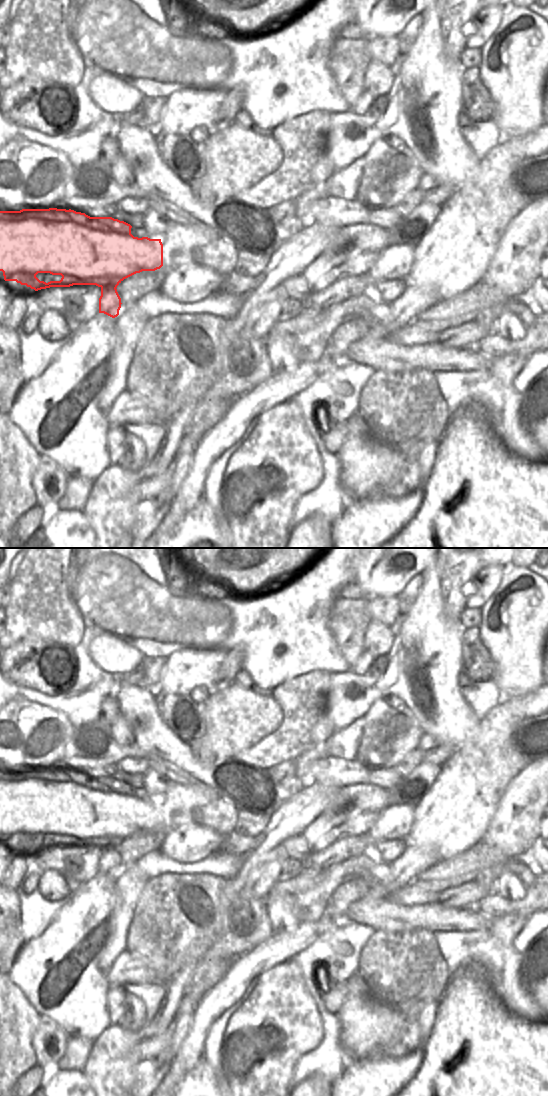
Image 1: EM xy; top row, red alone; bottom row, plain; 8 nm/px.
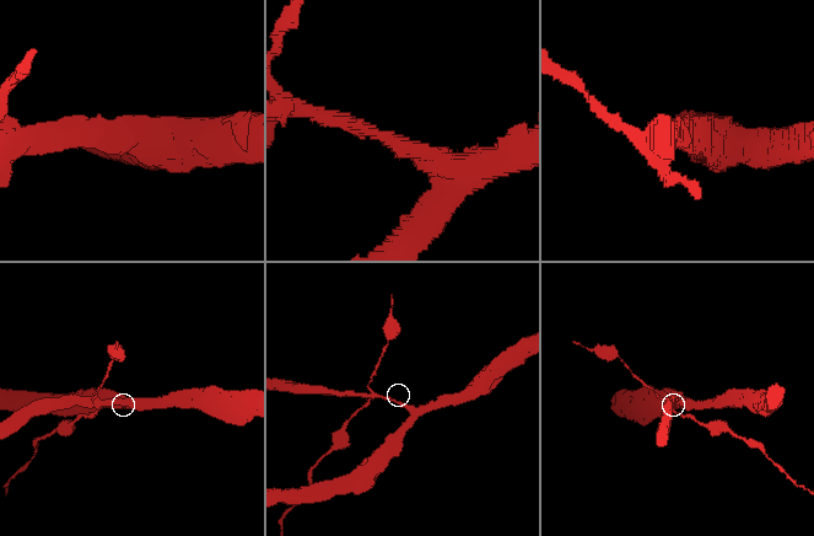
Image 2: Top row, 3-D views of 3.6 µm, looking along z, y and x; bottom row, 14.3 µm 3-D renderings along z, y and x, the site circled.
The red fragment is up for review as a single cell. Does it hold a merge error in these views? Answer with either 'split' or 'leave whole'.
split

